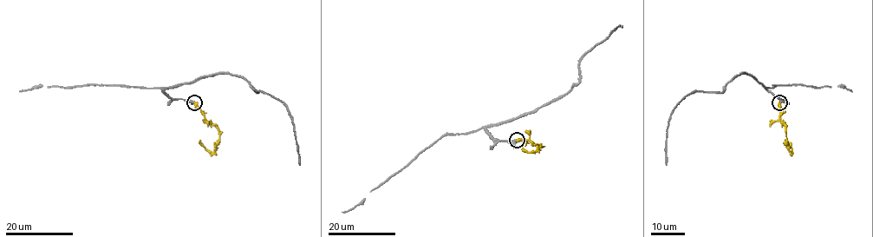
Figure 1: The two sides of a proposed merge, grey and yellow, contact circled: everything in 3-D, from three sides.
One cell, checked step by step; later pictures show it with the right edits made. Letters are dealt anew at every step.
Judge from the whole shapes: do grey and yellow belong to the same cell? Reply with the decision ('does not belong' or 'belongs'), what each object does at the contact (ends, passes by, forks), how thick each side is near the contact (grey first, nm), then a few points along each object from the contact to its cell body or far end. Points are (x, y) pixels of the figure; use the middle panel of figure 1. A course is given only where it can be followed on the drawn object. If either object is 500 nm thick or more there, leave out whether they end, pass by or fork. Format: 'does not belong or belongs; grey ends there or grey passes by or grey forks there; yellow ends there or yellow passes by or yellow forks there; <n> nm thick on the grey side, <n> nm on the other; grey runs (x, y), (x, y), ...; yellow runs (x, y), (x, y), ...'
belongs; 440 nm thick on the grey side, 550 nm on the other; grey runs (516, 140), (496, 140), (486, 128), (536, 112), (562, 97), (579, 82), (578, 61), (615, 28), (622, 26); yellow runs (517, 140), (529, 140), (542, 147), (526, 152), (523, 145)

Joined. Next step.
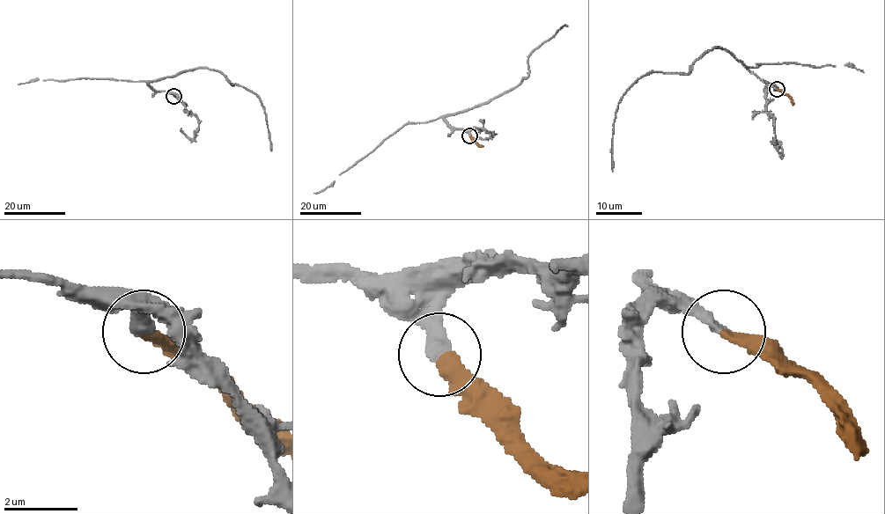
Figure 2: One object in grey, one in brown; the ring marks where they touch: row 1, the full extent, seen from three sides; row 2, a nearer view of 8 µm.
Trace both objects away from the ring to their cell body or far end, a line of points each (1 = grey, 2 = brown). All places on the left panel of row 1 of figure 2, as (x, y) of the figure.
1: (173, 96), (149, 84), (196, 69), (217, 69), (232, 85), (259, 97), (271, 150)
2: (173, 96), (188, 106)

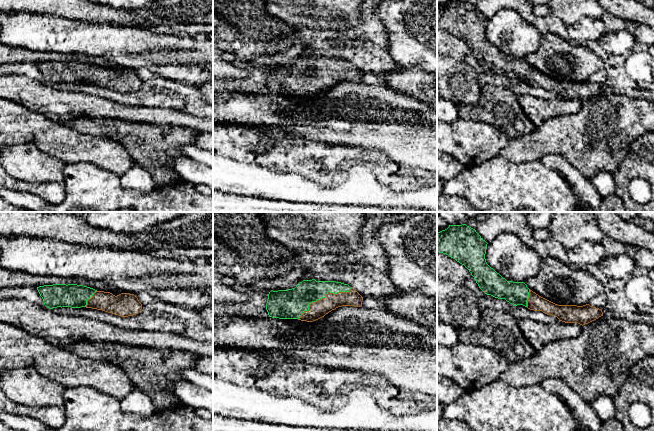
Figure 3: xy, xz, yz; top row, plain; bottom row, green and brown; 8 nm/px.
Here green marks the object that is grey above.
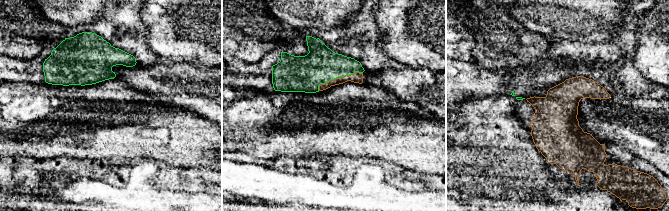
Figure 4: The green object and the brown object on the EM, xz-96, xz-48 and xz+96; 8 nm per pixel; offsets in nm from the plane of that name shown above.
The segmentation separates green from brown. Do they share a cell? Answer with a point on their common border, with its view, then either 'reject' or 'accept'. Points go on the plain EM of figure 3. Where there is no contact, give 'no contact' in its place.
meets green in xz at (322, 73); accept

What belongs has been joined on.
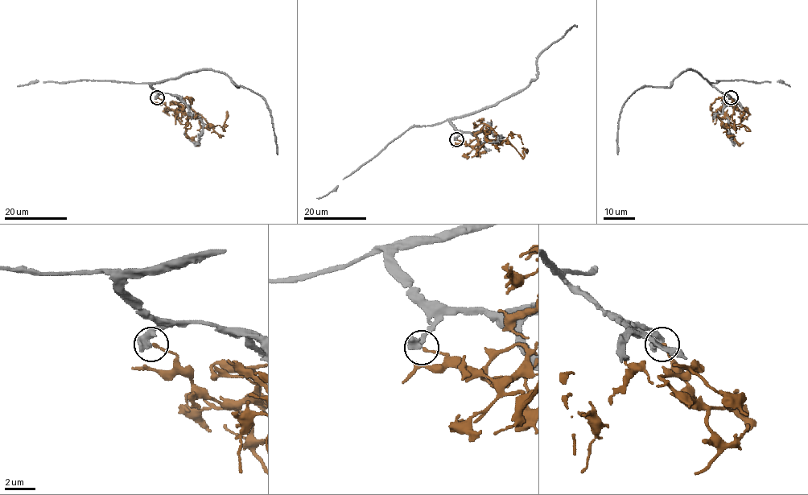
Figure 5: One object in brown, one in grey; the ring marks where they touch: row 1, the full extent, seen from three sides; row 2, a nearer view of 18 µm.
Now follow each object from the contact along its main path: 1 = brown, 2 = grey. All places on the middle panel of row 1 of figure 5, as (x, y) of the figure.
1: (457, 139), (477, 151), (487, 138), (510, 144), (523, 157), (524, 150), (526, 151)
2: (456, 139), (458, 130), (452, 119), (494, 106), (521, 91), (537, 77), (536, 58), (567, 30), (577, 26)

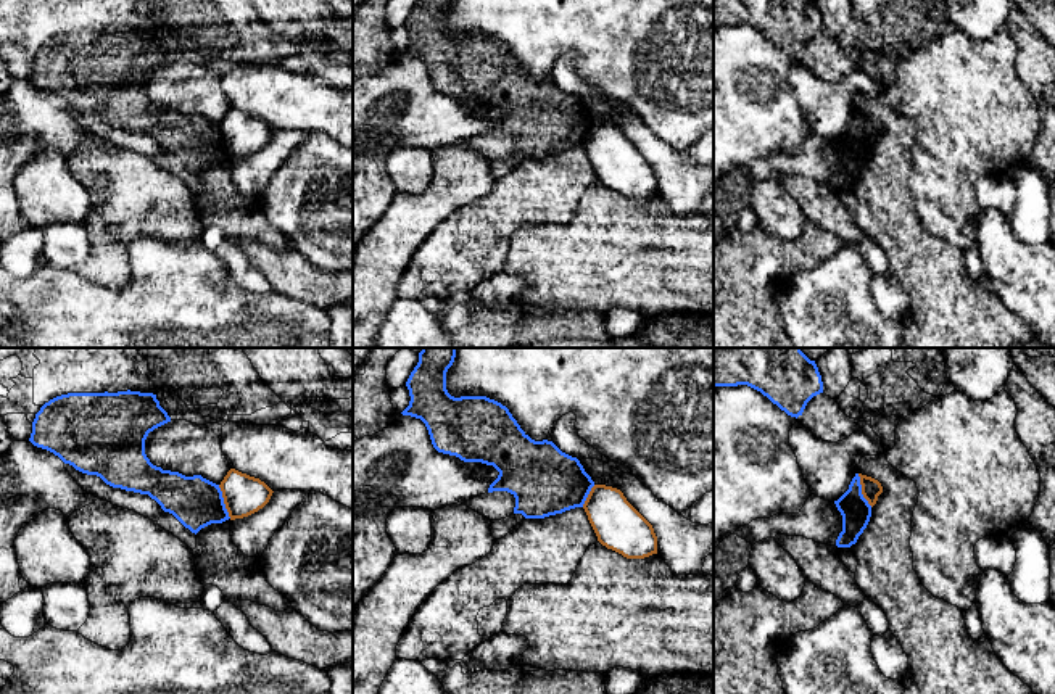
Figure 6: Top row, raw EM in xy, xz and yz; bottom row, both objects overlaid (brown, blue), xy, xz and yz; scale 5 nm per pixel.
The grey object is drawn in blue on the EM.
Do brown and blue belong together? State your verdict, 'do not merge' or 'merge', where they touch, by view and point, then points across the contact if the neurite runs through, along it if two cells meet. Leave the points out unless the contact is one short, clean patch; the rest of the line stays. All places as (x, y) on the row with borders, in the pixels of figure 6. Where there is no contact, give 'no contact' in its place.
do not merge; meets brown in xy at (224, 501); border along xy (218, 485), (231, 517)

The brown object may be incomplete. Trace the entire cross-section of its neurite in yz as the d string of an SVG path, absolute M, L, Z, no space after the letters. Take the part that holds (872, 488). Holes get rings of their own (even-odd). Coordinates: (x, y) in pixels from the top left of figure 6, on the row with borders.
M862 475L860 477L860 485L862 485L862 494L868 501L868 504L873 507L878 501L878 496L883 493L883 486L878 480Z

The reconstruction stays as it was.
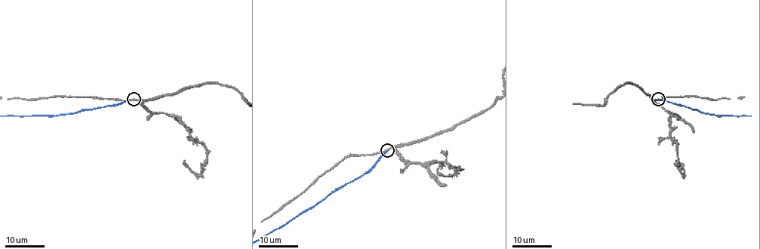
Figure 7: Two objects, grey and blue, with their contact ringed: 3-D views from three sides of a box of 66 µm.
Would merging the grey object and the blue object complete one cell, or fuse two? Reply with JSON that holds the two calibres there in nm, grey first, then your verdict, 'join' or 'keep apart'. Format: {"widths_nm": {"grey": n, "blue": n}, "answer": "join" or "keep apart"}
{"widths_nm": {"grey": 240, "blue": 190}, "answer": "keep apart"}

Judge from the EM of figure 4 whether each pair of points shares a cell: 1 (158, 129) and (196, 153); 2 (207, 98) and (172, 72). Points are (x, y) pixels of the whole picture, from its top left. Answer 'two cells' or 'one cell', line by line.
1: one cell
2: one cell

